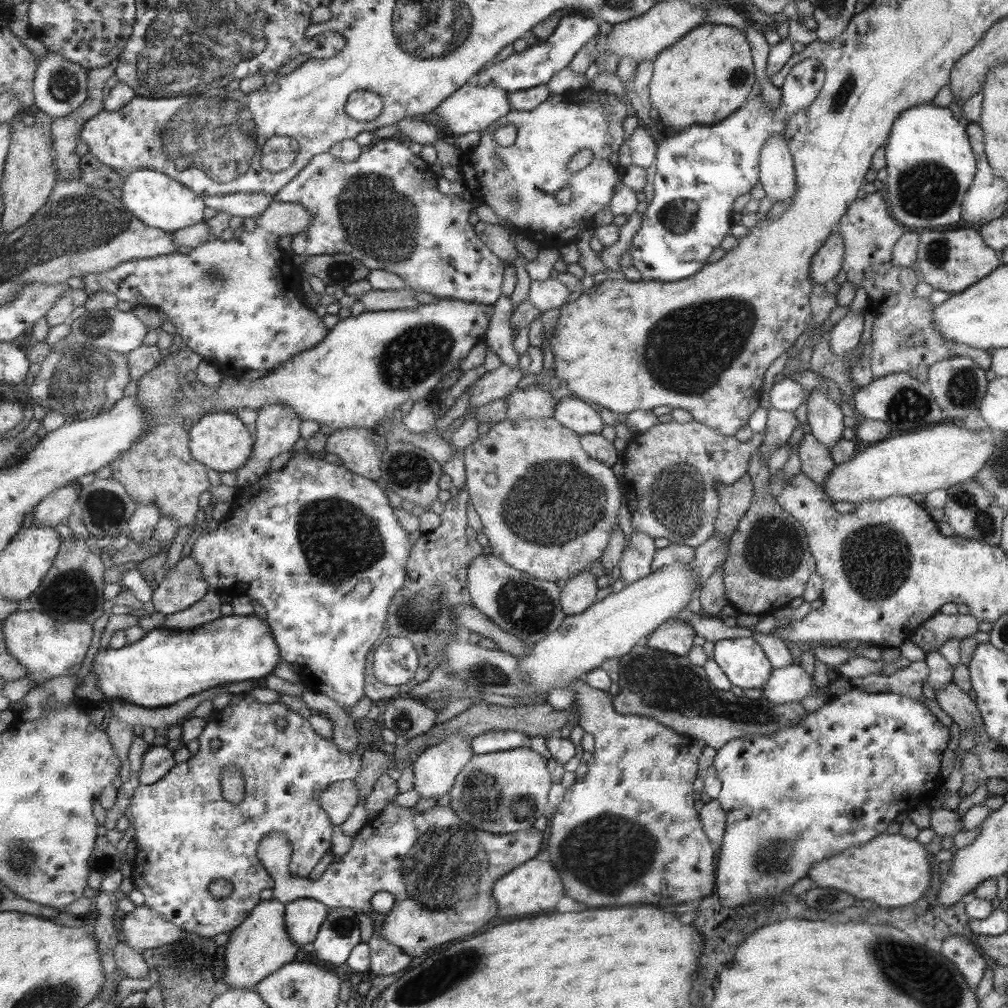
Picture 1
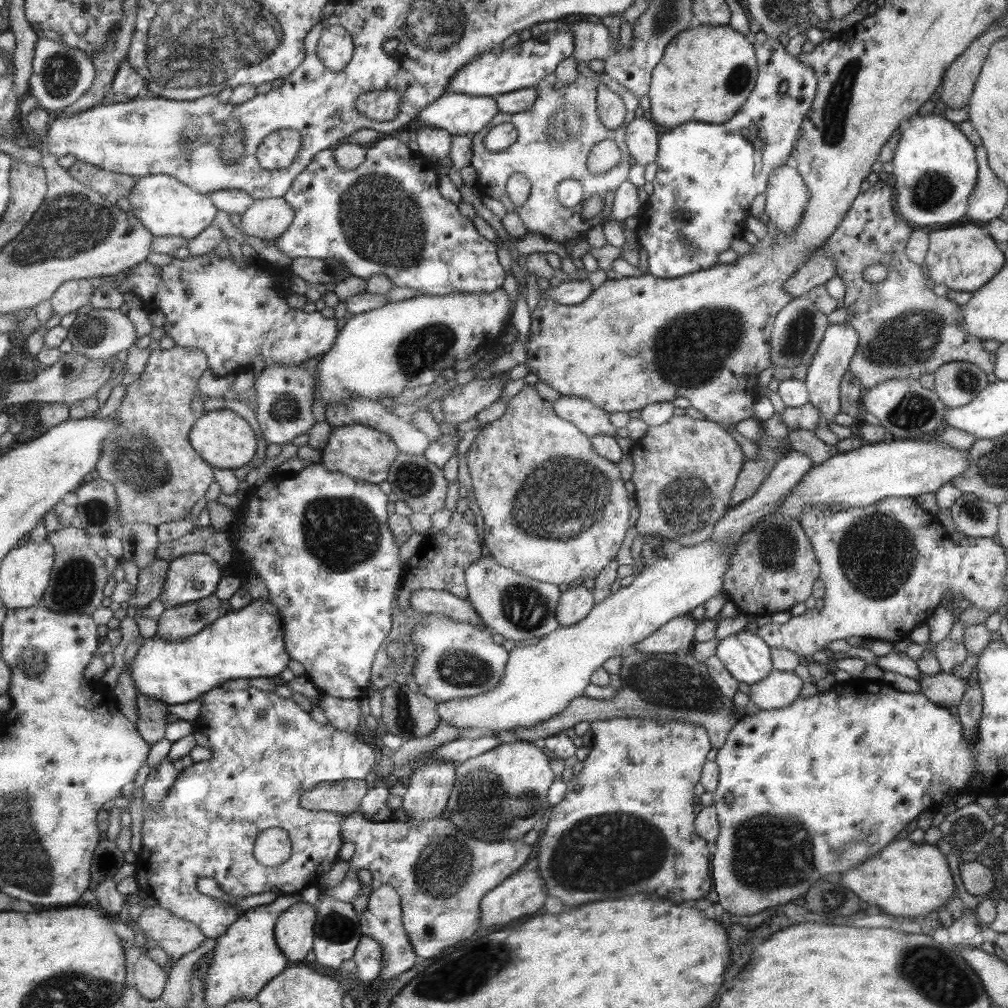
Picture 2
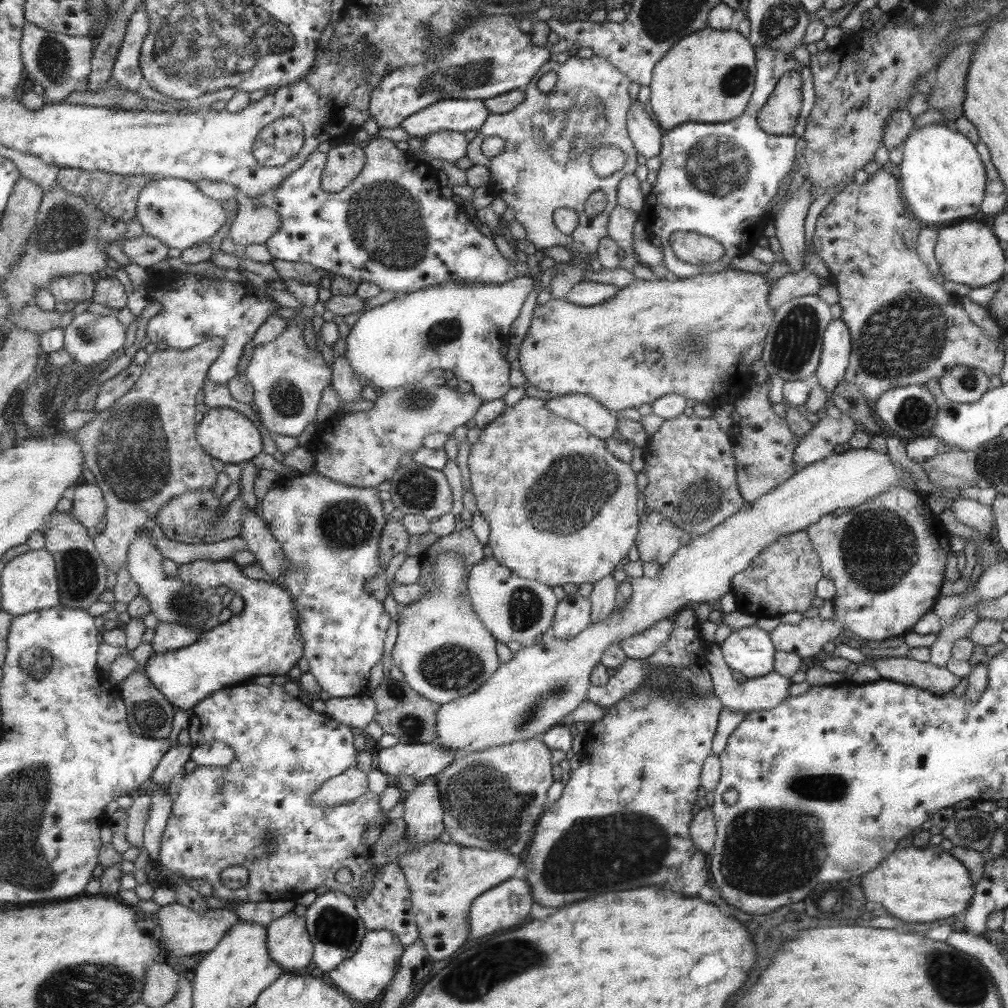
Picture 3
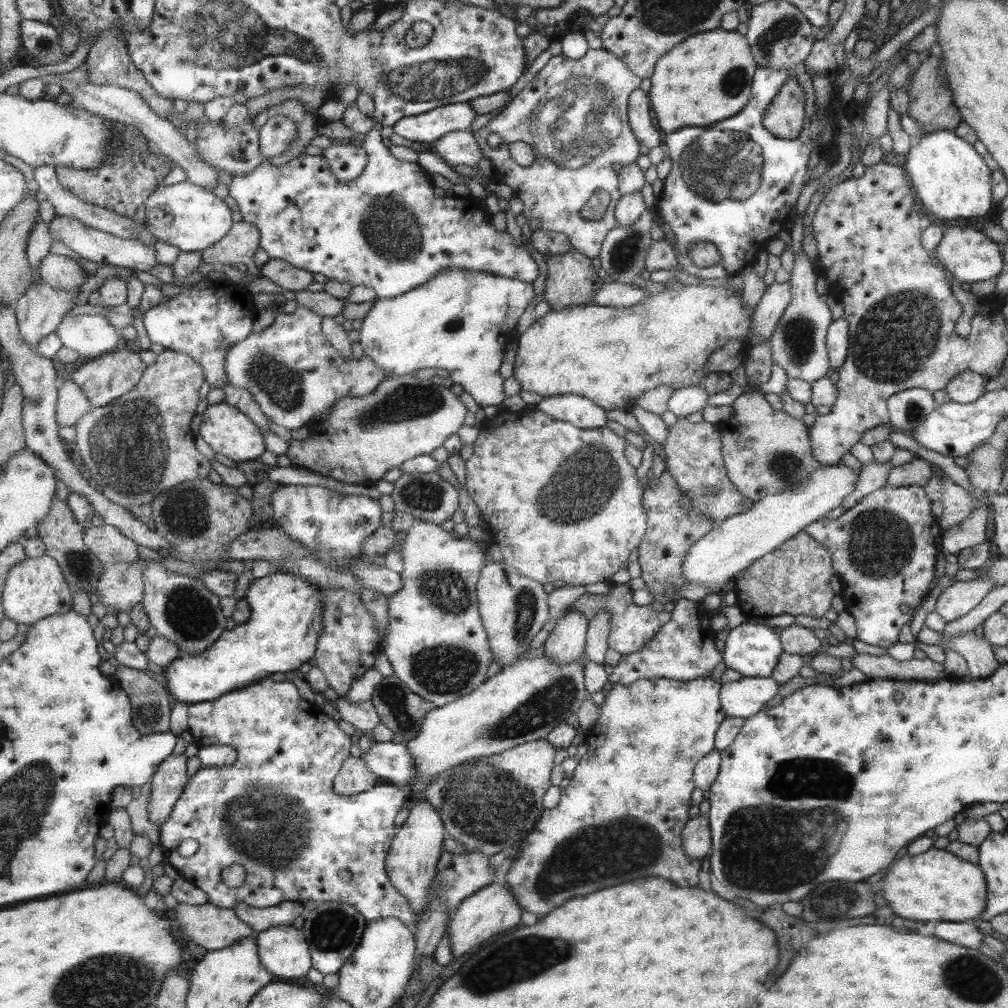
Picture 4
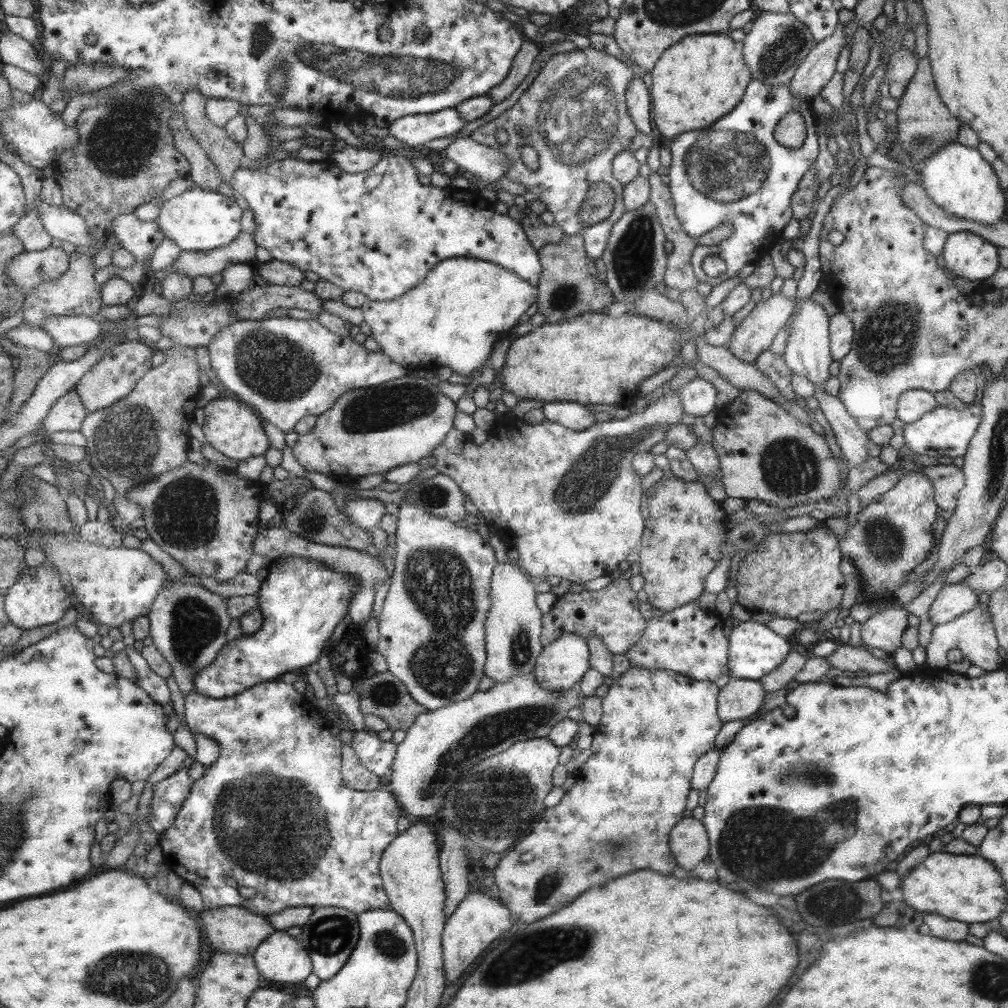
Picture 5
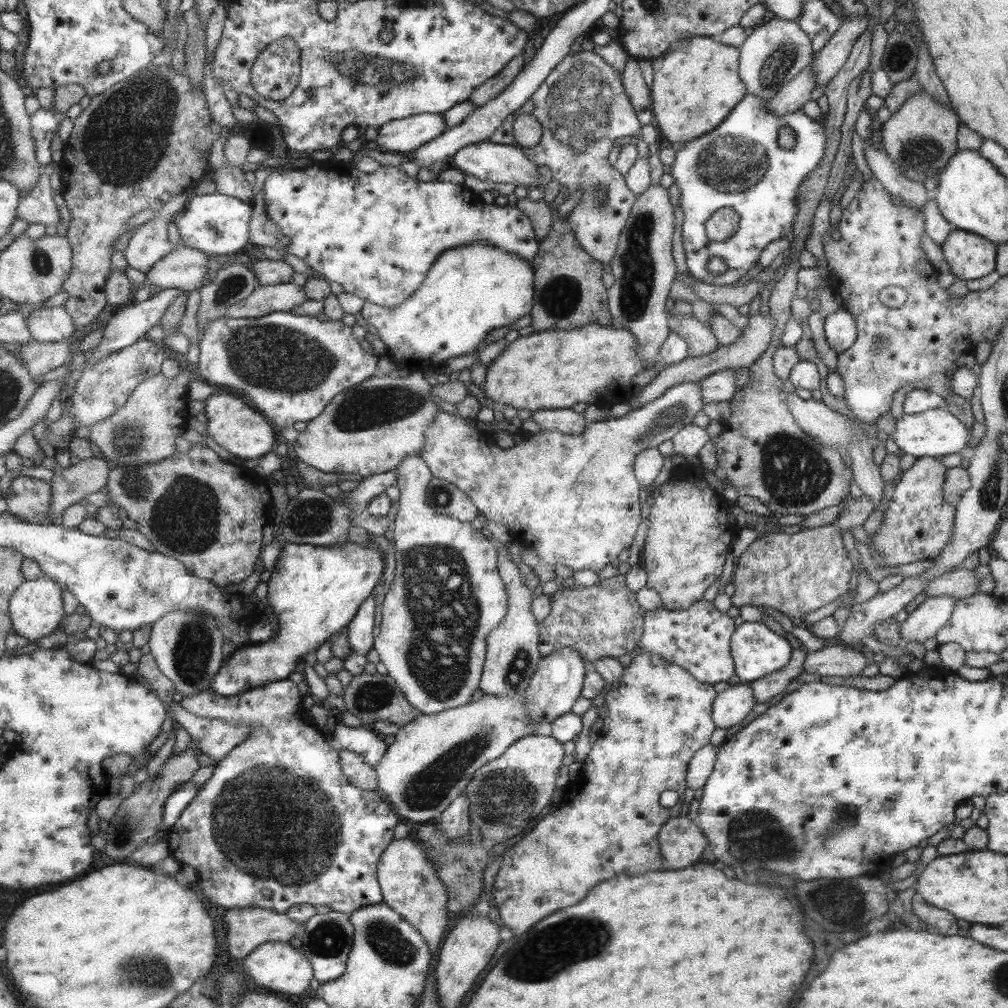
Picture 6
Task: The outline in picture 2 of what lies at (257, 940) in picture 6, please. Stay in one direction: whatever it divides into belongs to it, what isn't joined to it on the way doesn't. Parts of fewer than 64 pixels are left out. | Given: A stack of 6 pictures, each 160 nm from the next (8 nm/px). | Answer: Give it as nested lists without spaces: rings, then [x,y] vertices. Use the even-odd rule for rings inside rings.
[[[159,904],[144,908],[133,923],[167,954],[162,966],[167,973],[183,956],[197,950],[210,939],[198,924],[177,916]]]

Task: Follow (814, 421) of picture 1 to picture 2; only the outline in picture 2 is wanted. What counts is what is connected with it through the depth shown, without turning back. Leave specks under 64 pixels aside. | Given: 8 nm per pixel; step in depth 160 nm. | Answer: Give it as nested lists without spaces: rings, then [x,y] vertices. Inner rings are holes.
[[[828,324],[823,339],[806,369],[804,383],[808,394],[808,402],[817,410],[819,418],[832,421],[839,412],[839,382],[847,372],[847,364],[858,349],[858,333],[845,324]]]

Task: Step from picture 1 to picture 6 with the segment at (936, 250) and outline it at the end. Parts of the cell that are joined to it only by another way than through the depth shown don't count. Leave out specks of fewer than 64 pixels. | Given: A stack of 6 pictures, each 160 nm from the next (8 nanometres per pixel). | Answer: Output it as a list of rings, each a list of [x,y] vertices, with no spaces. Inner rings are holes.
[[[952,228],[940,249],[950,272],[959,281],[983,278],[997,267],[995,246],[975,233]]]

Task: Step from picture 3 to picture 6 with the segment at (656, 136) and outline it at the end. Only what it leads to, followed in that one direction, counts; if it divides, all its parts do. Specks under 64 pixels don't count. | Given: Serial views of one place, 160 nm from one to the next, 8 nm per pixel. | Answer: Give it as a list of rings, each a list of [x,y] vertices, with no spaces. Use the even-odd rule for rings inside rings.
[[[627,57],[623,70],[623,88],[626,88],[627,96],[630,96],[631,104],[634,104],[639,124],[645,126],[653,120],[650,90],[645,85],[636,62],[636,58]]]

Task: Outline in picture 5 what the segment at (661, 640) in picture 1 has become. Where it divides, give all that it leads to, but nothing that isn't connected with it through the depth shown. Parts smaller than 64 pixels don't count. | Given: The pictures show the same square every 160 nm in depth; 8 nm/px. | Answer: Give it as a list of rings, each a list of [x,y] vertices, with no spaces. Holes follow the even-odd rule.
[[[622,577],[613,579],[596,591],[564,593],[555,600],[550,611],[543,615],[543,646],[573,632],[586,640],[589,636],[598,636],[612,654],[624,654],[634,646],[646,630],[646,619],[640,607],[641,603],[637,600],[636,592],[629,587],[627,579]]]

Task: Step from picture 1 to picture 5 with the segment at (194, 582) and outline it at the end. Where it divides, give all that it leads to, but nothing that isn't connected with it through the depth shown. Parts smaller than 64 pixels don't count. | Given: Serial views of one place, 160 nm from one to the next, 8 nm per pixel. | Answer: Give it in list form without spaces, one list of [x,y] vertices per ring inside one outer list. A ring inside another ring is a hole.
[[[289,554],[271,561],[268,566],[269,573],[258,592],[260,609],[264,616],[263,628],[255,634],[242,634],[241,637],[229,641],[220,651],[218,660],[199,672],[194,681],[195,689],[201,694],[211,698],[231,698],[255,685],[277,681],[284,674],[315,664],[326,652],[327,642],[348,613],[356,585],[359,585],[355,584],[350,574],[334,571],[330,566],[311,557]]]

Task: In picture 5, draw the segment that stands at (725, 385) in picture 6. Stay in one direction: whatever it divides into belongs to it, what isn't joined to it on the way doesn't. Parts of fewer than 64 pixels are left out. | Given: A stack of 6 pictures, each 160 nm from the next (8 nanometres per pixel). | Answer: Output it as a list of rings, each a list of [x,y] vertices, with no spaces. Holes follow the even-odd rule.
[[[694,377],[679,388],[679,404],[685,415],[703,417],[717,405],[717,392],[710,381]]]

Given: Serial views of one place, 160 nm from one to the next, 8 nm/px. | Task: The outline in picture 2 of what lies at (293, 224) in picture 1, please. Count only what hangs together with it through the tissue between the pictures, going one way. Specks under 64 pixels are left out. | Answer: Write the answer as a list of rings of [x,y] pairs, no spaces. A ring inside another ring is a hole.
[[[286,197],[255,199],[255,202],[242,214],[240,230],[261,240],[278,239],[294,223],[295,209]]]

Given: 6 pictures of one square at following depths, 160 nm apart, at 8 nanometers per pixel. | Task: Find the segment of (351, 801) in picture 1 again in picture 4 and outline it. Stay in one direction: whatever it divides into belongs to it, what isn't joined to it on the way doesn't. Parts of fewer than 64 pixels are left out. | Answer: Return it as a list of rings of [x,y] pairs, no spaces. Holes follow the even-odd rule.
[[[358,758],[347,759],[335,778],[334,789],[341,796],[359,794],[375,787],[375,776],[366,768],[365,762]]]

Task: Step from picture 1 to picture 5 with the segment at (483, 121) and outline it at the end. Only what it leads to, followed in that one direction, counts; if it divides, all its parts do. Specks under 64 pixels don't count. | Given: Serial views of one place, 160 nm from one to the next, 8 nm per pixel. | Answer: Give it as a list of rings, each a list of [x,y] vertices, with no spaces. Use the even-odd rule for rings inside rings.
[[[448,108],[428,115],[405,115],[395,119],[389,123],[388,134],[407,148],[422,148],[434,138],[453,136],[464,124],[457,109]]]

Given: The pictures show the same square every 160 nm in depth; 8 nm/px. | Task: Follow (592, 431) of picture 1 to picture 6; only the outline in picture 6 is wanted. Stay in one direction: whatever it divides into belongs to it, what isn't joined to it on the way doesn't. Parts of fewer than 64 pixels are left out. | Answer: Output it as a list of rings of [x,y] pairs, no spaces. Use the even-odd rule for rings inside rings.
[[[571,408],[537,410],[531,414],[531,420],[539,426],[540,430],[557,430],[567,435],[579,435],[587,425],[583,415],[573,412]]]

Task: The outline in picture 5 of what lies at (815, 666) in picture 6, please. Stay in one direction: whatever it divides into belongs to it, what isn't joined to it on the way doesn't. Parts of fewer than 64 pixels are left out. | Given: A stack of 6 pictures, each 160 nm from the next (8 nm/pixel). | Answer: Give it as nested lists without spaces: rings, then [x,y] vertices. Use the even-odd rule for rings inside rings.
[[[851,645],[838,646],[829,656],[824,657],[828,664],[837,670],[865,670],[869,674],[887,672],[896,669],[893,661],[877,659],[870,649],[852,647]]]

